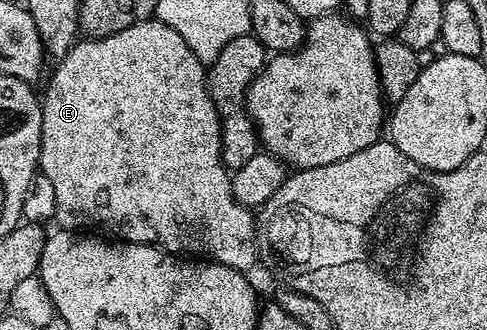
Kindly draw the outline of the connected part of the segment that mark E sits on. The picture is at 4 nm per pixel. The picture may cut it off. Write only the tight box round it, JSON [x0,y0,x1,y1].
[38,20,258,272]

